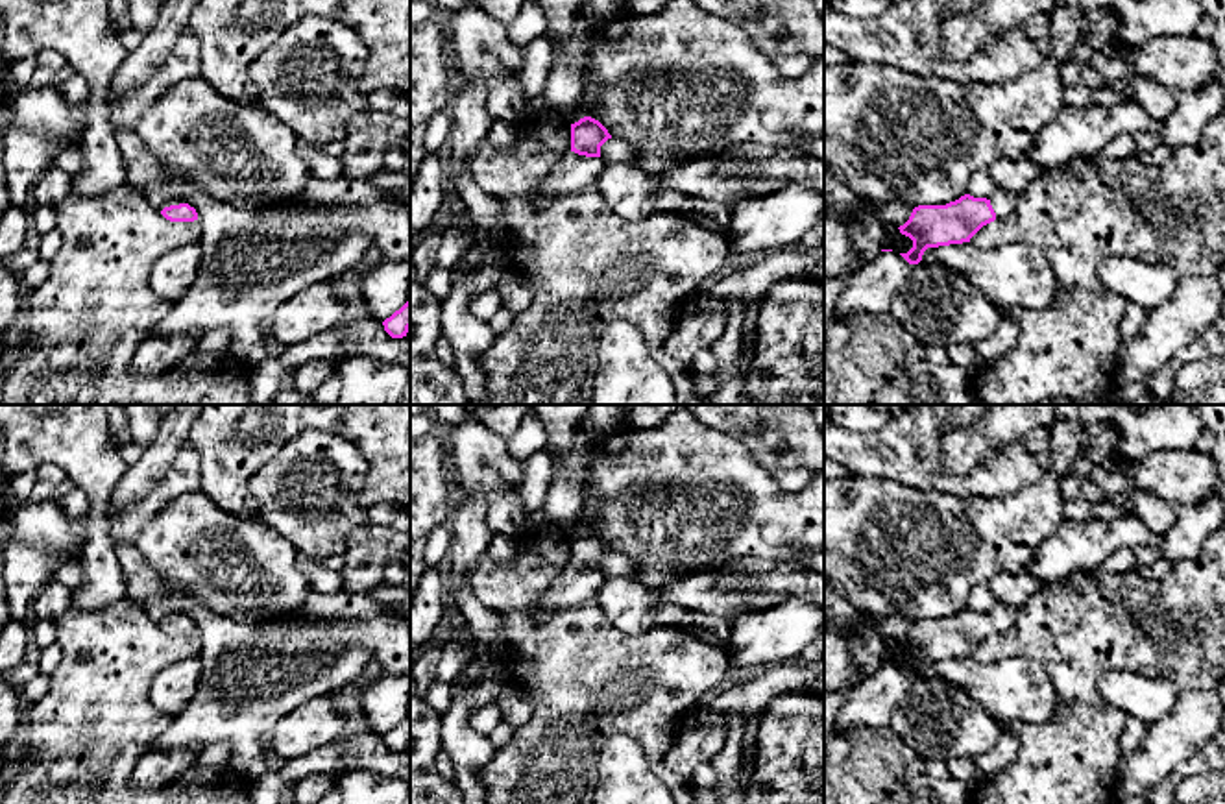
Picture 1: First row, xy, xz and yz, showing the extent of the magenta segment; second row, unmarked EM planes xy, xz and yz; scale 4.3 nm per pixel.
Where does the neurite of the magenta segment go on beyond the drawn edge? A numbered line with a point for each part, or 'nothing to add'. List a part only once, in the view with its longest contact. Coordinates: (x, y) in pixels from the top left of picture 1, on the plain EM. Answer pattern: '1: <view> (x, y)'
1: xz (571, 586)

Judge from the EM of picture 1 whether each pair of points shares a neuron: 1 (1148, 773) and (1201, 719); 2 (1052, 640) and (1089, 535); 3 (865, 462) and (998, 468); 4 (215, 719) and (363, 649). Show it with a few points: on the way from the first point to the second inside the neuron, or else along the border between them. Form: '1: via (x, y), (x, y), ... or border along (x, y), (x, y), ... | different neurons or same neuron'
1: via (1161, 760), (1188, 732) | same neuron
2: border along (1098, 566), (1074, 570), (1061, 579), (1043, 583) | different neurons
3: via (898, 462), (917, 462), (933, 477), (965, 483) | same neuron
4: via (252, 682), (270, 668), (316, 649), (326, 649) | same neuron

